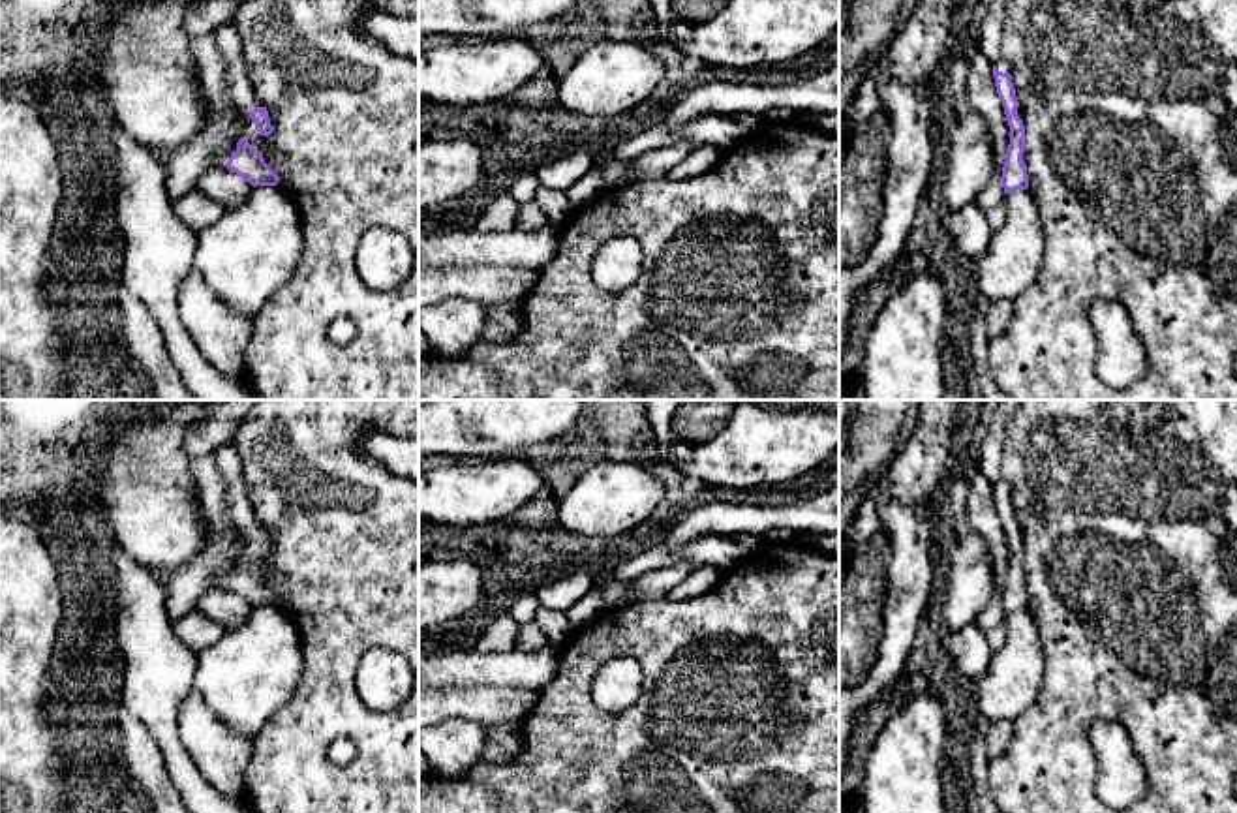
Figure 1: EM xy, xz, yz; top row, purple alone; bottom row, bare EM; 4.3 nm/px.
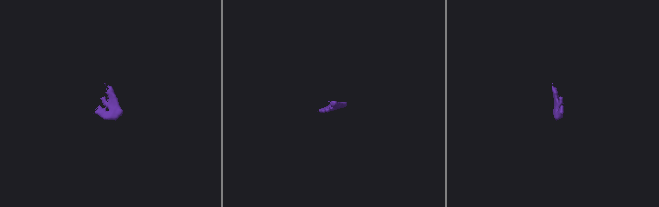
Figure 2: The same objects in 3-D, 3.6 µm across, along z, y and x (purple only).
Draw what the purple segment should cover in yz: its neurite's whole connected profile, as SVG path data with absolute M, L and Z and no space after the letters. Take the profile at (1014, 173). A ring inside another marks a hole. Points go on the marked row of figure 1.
M1000 58L995 62L993 77L997 94L1002 101L1004 115L1010 126L1010 145L1002 167L1000 184L1004 188L1004 193L1012 193L1014 190L1029 188L1029 175L1025 165L1027 154L1025 154L1023 111L1016 98L1016 88L1010 75L1010 64L1006 60Z

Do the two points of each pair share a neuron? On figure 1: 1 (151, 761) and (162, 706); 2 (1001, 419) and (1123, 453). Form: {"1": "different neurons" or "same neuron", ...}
{"1": "different neurons", "2": "different neurons"}

